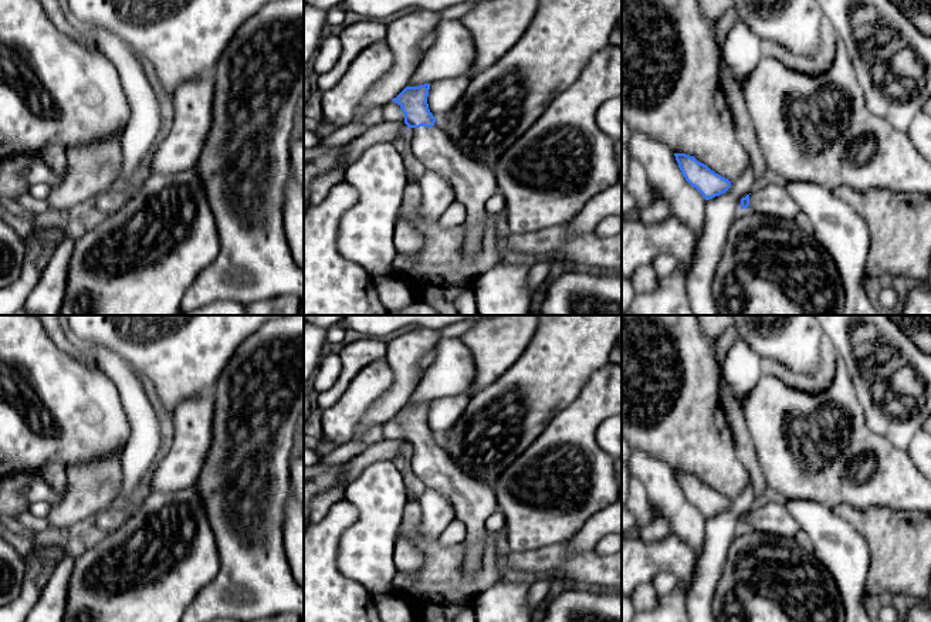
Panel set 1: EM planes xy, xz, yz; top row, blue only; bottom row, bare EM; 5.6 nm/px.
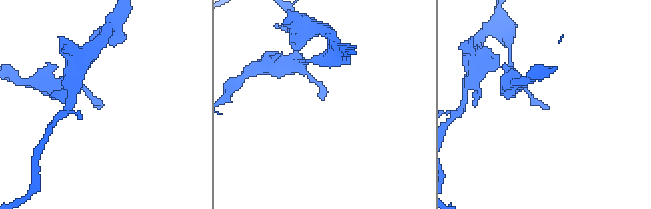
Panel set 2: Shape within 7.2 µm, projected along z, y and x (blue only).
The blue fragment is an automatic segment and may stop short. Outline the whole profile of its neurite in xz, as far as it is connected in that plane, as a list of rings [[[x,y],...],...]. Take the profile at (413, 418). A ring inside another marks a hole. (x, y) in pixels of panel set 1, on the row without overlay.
[[[430,402],[406,405],[393,420],[397,420],[404,432],[404,442],[409,446],[407,474],[419,489],[431,489],[443,494],[456,511],[456,520],[466,525],[464,538],[464,571],[474,572],[481,565],[484,542],[487,538],[485,521],[498,511],[494,489],[485,481],[466,473],[453,457],[443,449],[440,440],[429,427]]]

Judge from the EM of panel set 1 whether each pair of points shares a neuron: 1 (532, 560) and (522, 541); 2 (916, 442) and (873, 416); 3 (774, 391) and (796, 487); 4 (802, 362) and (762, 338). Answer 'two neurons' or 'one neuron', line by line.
1: two neurons
2: one neuron
3: one neuron
4: one neuron

